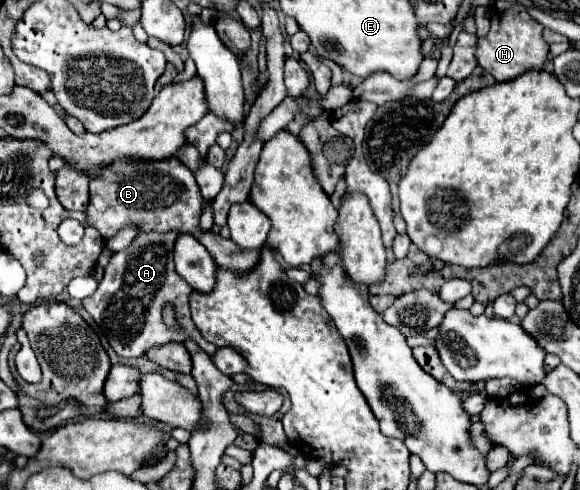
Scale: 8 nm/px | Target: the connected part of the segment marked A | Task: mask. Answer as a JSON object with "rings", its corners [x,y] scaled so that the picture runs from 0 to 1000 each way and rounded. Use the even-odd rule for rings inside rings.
{"rings":[[[245,473],[217,510],[190,522],[179,547],[179,571],[169,580],[166,596],[141,612],[141,624],[155,637],[162,657],[183,682],[197,718],[210,731],[241,731],[259,710],[283,706],[293,698],[334,694],[355,722],[369,727],[369,706],[355,698],[328,649],[324,608],[331,600],[328,584],[300,547],[300,494],[307,473]],[[293,620],[307,657],[307,673],[283,661],[279,633]]]}

